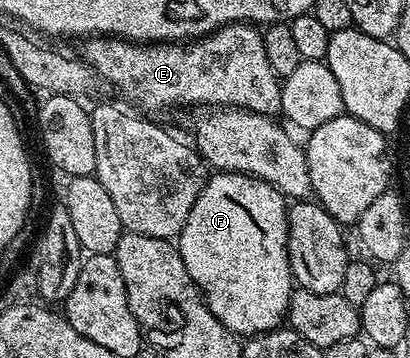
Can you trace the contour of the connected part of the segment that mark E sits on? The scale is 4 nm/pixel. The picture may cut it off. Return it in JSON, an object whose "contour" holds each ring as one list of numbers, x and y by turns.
{"contour":[[244,21,221,25,215,33,207,33,205,37,185,43,143,43,127,41,125,37,91,35,81,42,80,57,98,73,106,85,110,84,120,96,127,97,131,106,139,105,134,107,150,115,158,115,154,113,161,109,174,109,177,105,194,105,230,106,273,118,282,111,282,81,276,71,272,71,272,63,268,63,268,51,264,51,262,35,261,28]]}

